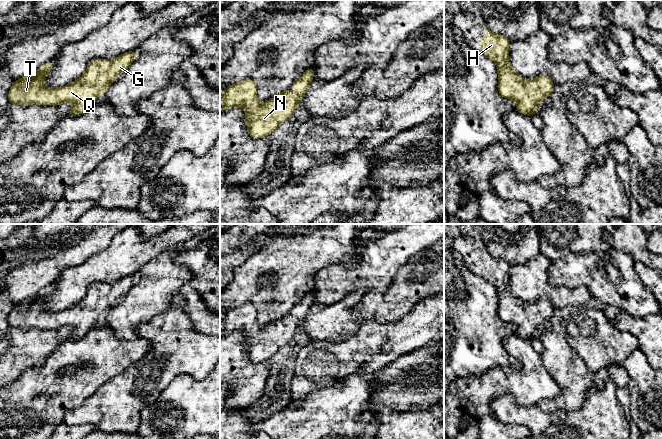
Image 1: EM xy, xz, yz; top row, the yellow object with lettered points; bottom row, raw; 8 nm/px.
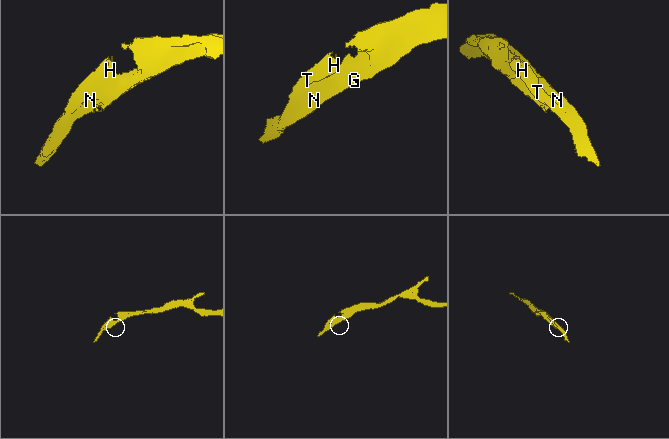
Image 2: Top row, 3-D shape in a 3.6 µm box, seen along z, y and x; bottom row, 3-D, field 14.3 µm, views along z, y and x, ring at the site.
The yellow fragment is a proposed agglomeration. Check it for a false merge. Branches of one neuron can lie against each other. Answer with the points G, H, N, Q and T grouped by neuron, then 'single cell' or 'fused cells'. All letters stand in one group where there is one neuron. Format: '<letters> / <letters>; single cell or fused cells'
G H N Q T; single cell

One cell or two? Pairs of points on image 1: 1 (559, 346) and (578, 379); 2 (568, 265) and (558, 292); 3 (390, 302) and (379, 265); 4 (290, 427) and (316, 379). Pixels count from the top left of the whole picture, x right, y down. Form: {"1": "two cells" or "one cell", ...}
{"1": "one cell", "2": "two cells", "3": "two cells", "4": "two cells"}

